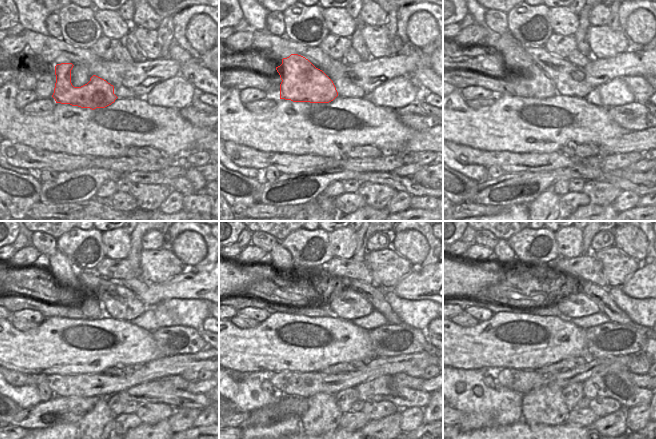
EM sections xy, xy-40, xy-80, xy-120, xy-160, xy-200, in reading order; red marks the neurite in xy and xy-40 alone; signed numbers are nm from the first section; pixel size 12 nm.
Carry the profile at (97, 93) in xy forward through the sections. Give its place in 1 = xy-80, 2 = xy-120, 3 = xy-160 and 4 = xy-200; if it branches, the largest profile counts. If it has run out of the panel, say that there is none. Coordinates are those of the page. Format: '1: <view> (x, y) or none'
1: xy-80 (520, 68)
2: xy-120 (86, 303)
3: xy-160 (280, 259)
4: xy-200 (504, 256)

